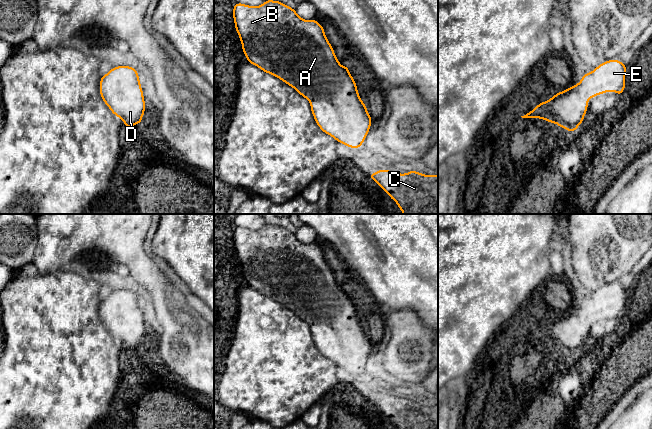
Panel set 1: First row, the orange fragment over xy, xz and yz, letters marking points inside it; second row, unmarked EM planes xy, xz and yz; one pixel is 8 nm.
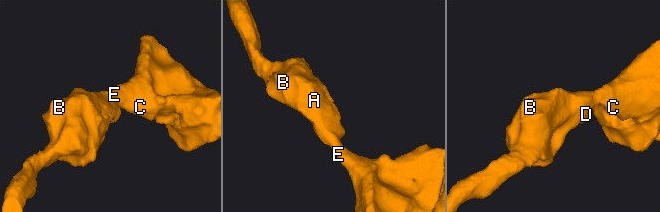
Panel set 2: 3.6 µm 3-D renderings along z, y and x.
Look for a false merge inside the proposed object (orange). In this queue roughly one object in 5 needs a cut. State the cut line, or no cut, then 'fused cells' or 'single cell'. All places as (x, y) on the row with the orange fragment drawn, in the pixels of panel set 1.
no cut; single cell

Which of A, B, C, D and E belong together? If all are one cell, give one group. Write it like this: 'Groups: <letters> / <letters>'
Groups: A B C D E

